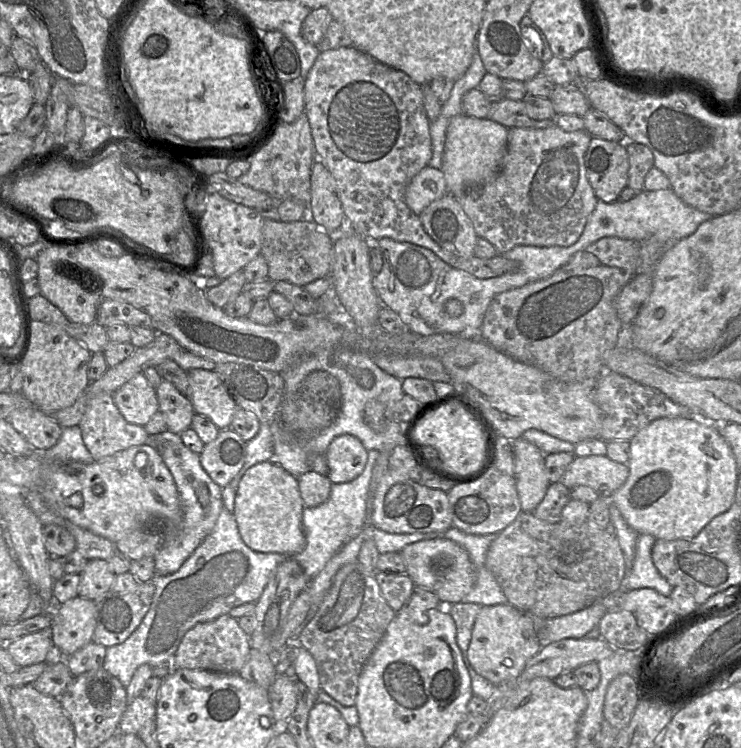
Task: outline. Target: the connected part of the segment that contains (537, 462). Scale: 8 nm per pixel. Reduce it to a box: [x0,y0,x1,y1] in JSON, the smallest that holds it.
[512,438,551,512]

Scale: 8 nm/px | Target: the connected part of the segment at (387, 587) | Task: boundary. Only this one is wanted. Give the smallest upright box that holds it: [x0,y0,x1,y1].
[376,572,415,613]

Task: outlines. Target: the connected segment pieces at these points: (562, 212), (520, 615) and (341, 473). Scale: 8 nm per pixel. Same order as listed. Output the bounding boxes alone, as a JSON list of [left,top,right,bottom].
[[453,125,598,253],[468,604,542,689],[326,434,368,484]]

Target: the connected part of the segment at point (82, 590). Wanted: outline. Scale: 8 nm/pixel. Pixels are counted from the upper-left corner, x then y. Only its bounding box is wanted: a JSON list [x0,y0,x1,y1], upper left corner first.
[78,559,115,600]

